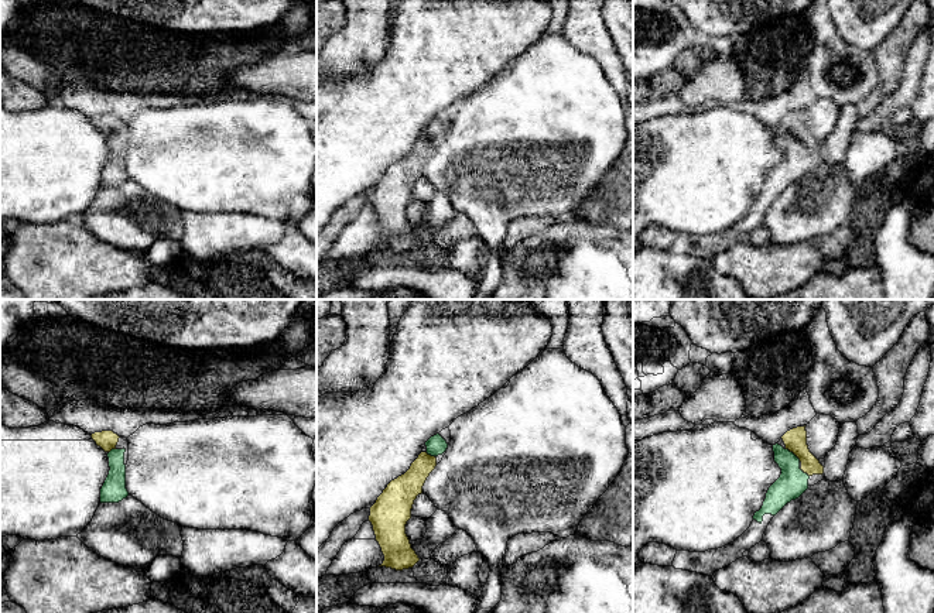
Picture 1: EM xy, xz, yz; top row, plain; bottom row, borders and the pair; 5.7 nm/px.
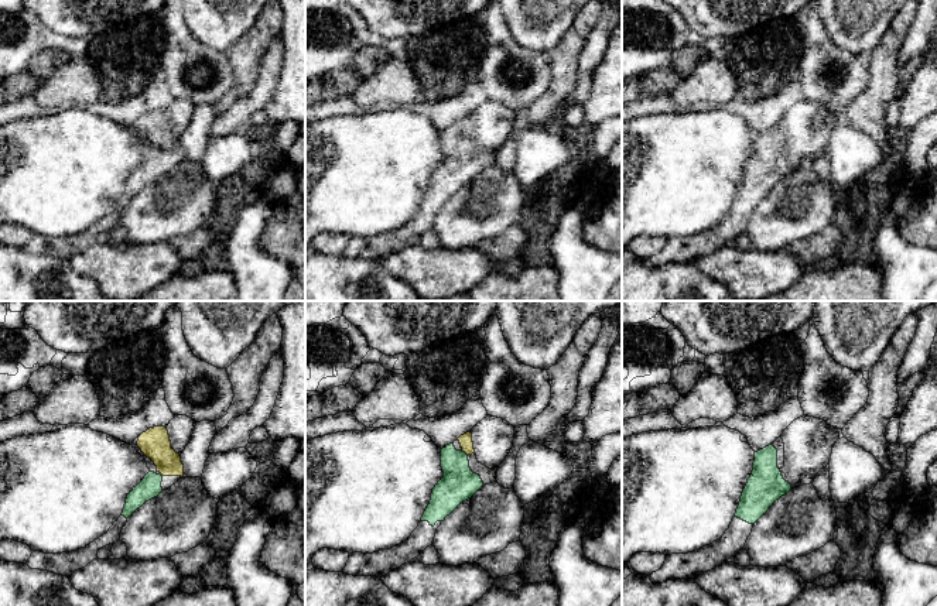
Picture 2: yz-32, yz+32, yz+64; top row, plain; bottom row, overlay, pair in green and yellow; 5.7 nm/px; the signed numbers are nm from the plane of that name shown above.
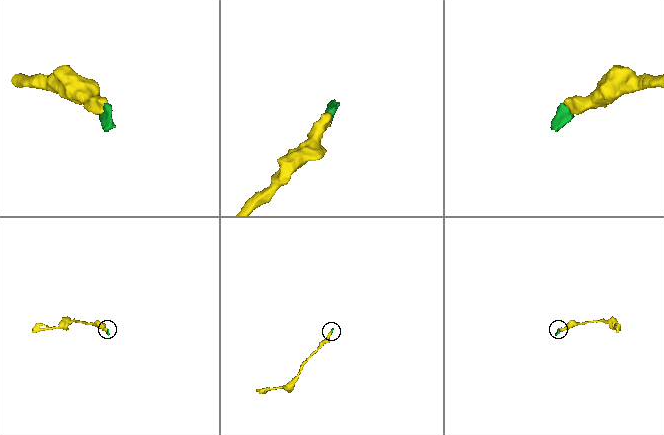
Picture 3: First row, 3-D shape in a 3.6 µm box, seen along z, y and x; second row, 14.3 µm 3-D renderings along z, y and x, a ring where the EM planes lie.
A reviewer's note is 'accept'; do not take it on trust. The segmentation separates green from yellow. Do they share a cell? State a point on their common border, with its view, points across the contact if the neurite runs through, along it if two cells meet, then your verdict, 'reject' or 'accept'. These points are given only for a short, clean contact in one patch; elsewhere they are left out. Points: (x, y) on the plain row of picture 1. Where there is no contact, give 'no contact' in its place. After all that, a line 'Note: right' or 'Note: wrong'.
contact yz (793, 137); way yz (793, 165), (793, 137), (794, 123); accept
Note: right

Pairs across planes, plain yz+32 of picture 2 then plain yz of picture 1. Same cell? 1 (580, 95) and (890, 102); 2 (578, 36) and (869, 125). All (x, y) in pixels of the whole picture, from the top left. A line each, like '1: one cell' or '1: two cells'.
1: one cell
2: two cells

